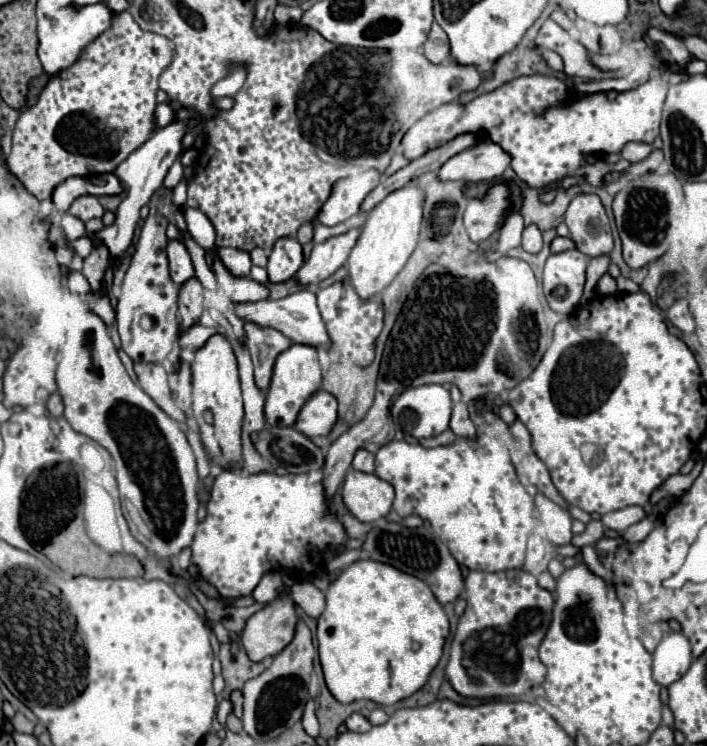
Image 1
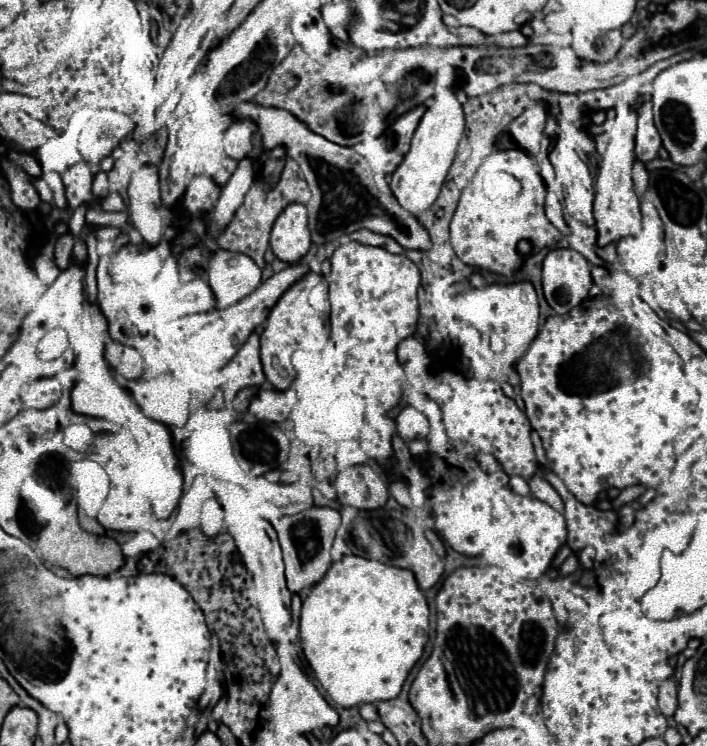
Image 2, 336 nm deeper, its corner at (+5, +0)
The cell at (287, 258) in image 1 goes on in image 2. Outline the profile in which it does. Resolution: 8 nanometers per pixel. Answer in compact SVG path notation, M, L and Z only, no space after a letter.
M290 204L274 222L270 234L270 246L278 260L286 264L300 262L311 247L306 206Z

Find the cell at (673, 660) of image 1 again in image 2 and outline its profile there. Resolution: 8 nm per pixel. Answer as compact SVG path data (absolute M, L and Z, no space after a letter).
M676 674L666 678L664 682L660 682L660 692L658 692L658 706L662 710L664 716L672 716L676 710Z

